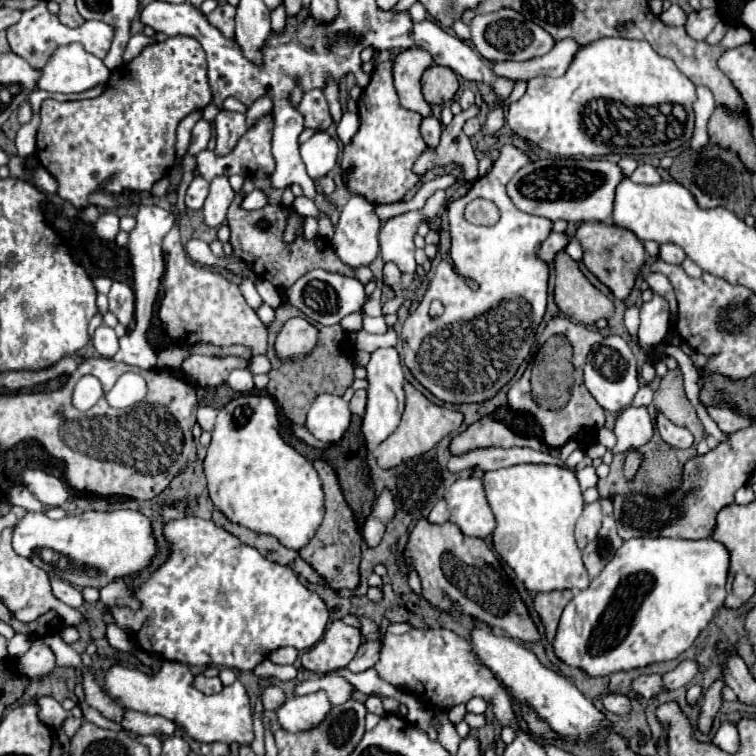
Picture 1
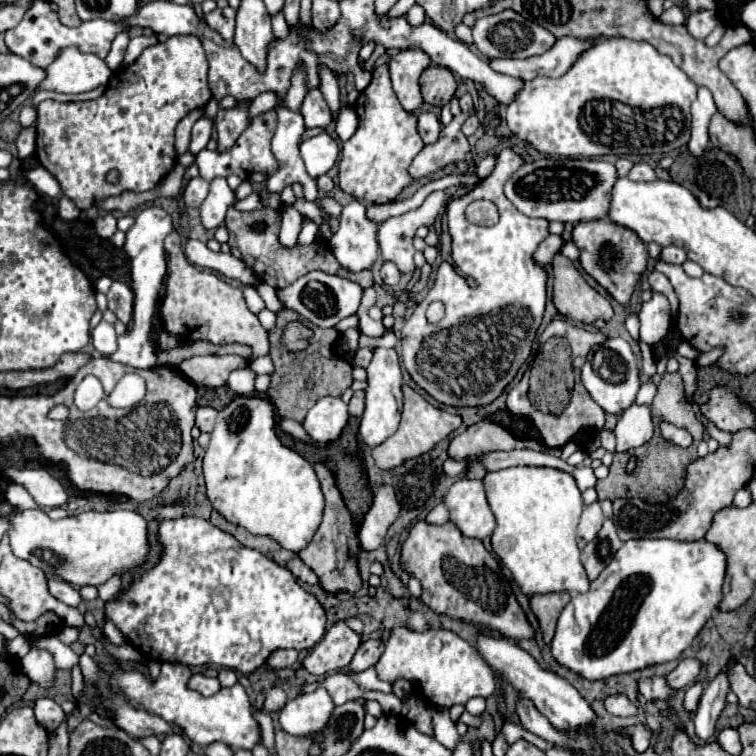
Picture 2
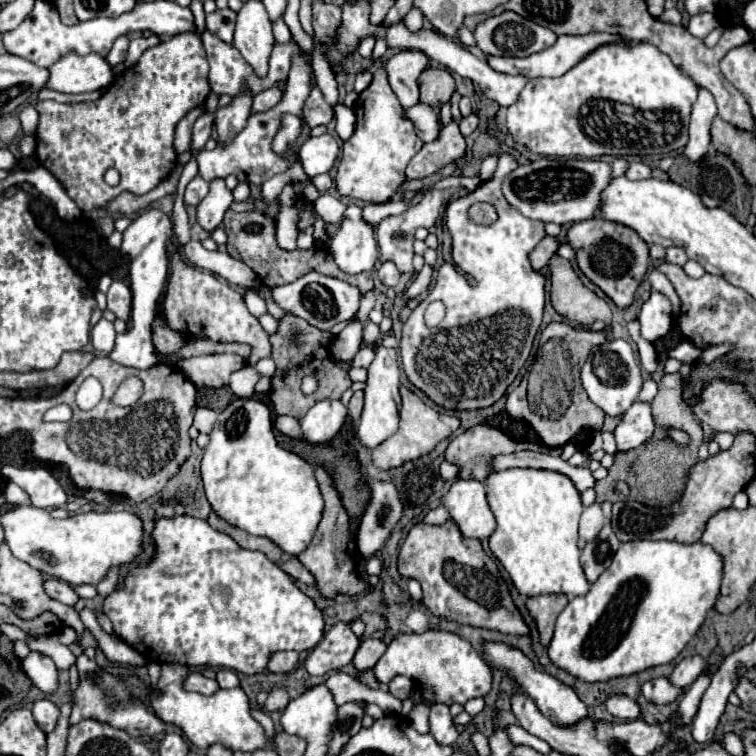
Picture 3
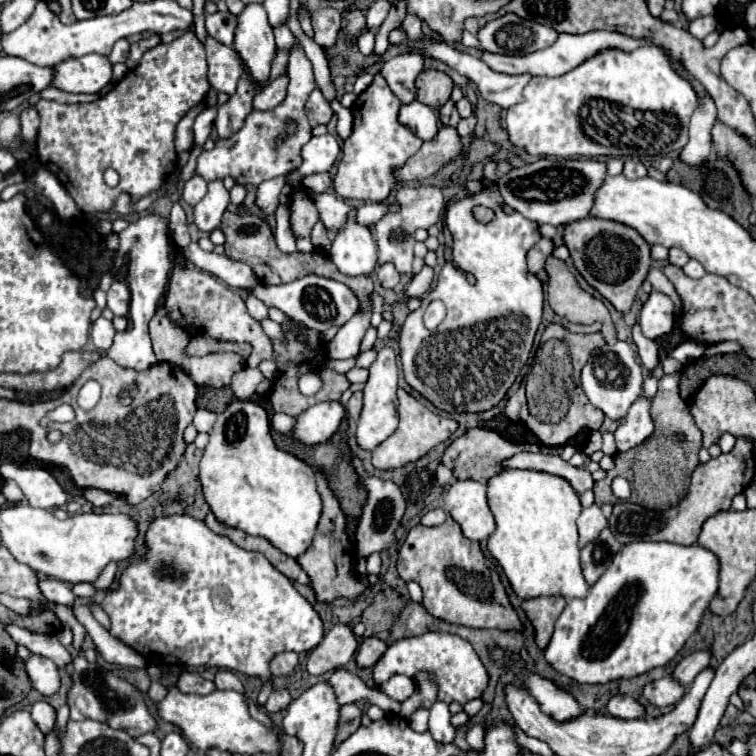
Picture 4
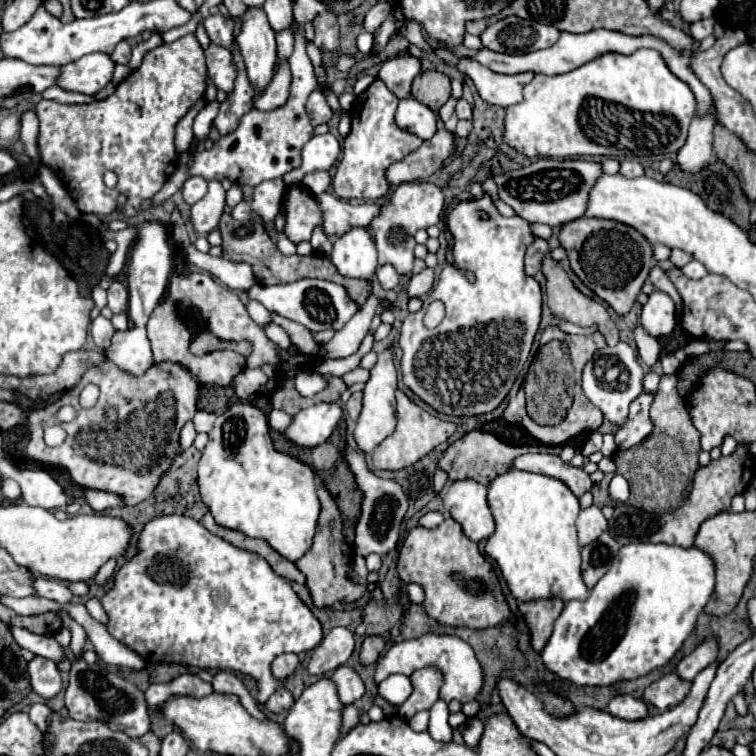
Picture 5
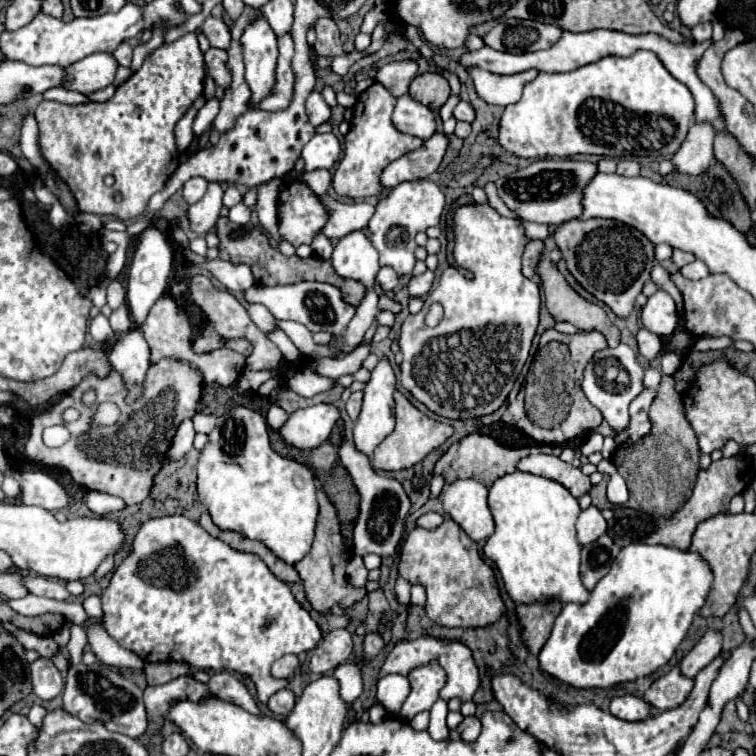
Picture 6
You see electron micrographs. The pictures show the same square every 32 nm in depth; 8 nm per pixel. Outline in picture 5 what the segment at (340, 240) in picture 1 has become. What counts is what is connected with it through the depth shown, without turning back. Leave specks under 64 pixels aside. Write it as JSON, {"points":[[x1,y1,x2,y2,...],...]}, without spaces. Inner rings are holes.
{"points":[[352,228,338,236,330,254,332,264,342,276,372,280,378,270,376,246,366,228]]}

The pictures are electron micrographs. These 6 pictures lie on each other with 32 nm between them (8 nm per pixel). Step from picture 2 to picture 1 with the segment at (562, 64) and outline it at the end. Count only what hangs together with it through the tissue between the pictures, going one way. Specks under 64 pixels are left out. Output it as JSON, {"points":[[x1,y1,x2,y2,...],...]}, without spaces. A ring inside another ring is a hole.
{"points":[[572,38,558,40,554,48,538,58,530,58,524,62,514,62,514,60,502,60,494,62,492,70,498,76,506,76,512,80,532,80,536,76,562,76,576,52,580,50,580,44]]}

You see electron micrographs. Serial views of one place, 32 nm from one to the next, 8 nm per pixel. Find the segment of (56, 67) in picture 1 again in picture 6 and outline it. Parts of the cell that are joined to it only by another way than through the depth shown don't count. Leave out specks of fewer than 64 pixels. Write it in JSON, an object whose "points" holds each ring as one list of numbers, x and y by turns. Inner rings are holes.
{"points":[[92,54,68,66,66,70,68,70,68,80,64,82,64,88,90,94,114,82,118,62,112,54]]}

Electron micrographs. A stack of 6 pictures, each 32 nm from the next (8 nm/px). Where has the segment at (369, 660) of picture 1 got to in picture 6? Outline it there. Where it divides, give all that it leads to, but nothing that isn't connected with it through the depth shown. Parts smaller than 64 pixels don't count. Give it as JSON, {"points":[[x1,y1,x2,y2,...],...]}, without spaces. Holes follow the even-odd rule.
{"points":[[370,632,364,638,364,658,374,658,378,656,378,652,384,648,384,640,380,636,380,632]]}

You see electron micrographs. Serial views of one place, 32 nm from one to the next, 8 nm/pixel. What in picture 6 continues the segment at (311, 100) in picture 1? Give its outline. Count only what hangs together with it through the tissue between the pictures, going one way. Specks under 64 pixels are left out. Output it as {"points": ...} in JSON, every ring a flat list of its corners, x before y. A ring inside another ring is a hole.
{"points":[[312,92,306,98,306,114,308,114,312,126,320,126,330,120,330,106,324,102,320,92]]}

